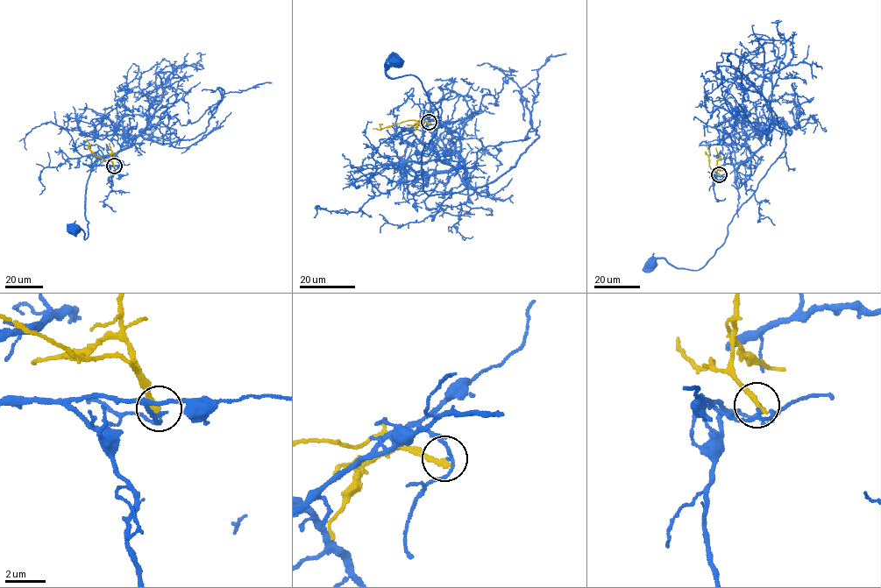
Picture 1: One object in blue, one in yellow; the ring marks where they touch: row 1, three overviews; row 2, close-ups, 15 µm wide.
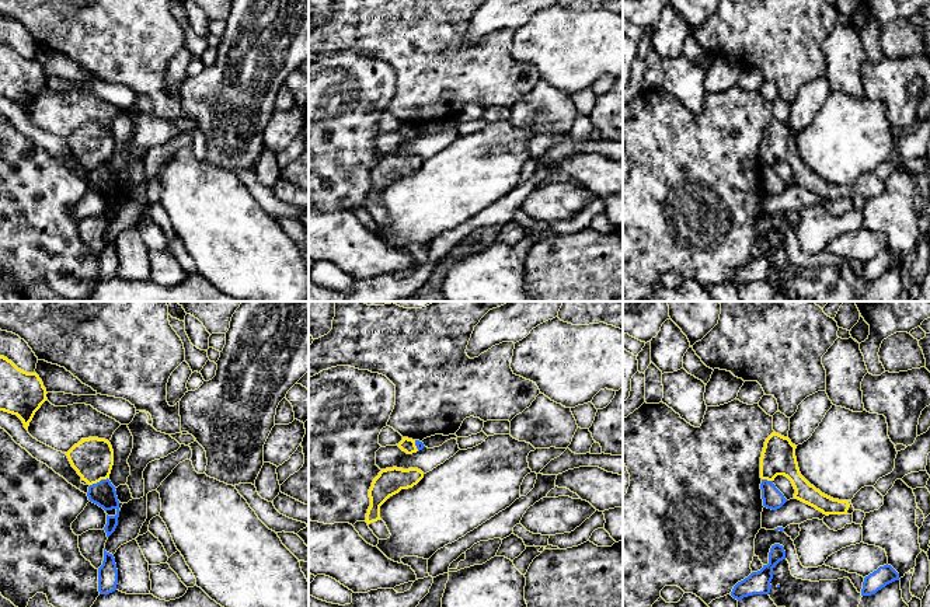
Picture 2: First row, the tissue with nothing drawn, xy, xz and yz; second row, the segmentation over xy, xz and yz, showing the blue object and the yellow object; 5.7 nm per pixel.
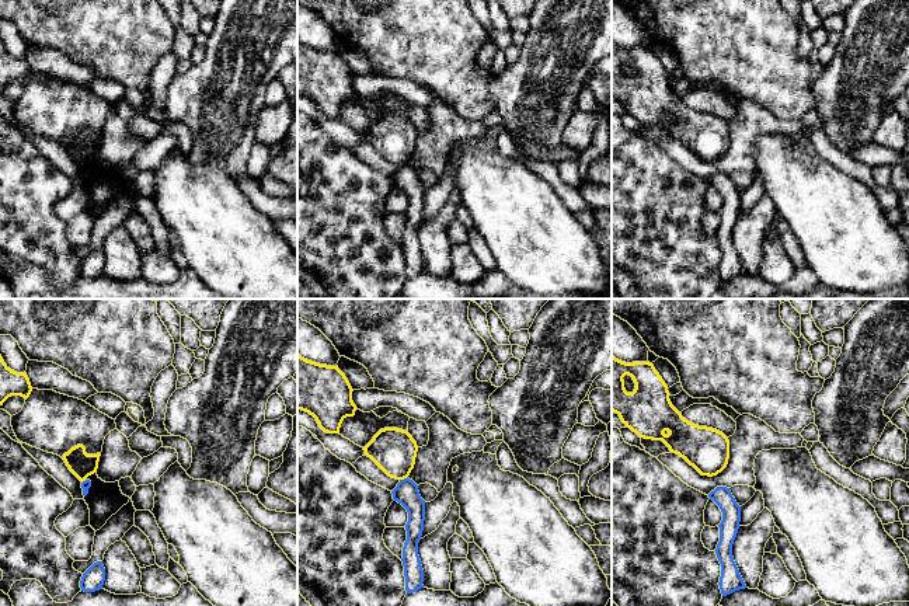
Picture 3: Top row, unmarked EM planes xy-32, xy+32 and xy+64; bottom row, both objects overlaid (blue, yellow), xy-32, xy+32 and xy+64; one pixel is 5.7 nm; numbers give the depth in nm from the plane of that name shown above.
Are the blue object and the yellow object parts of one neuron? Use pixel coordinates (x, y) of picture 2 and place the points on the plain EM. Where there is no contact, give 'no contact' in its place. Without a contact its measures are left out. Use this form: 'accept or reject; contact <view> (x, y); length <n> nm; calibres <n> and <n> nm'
reject; contact xy (100, 167); length 120 nm; calibres 140 and 240 nm

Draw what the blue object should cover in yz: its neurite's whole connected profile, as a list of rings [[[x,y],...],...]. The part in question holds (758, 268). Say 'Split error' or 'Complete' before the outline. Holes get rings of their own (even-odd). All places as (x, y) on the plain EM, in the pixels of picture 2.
Complete. [[[774,230],[769,238],[769,250],[763,251],[763,254],[757,258],[752,258],[748,264],[738,268],[731,282],[738,287],[743,283],[753,282],[753,280],[769,280],[771,275],[771,265],[773,265],[773,254],[786,245],[784,233],[780,230]]]

